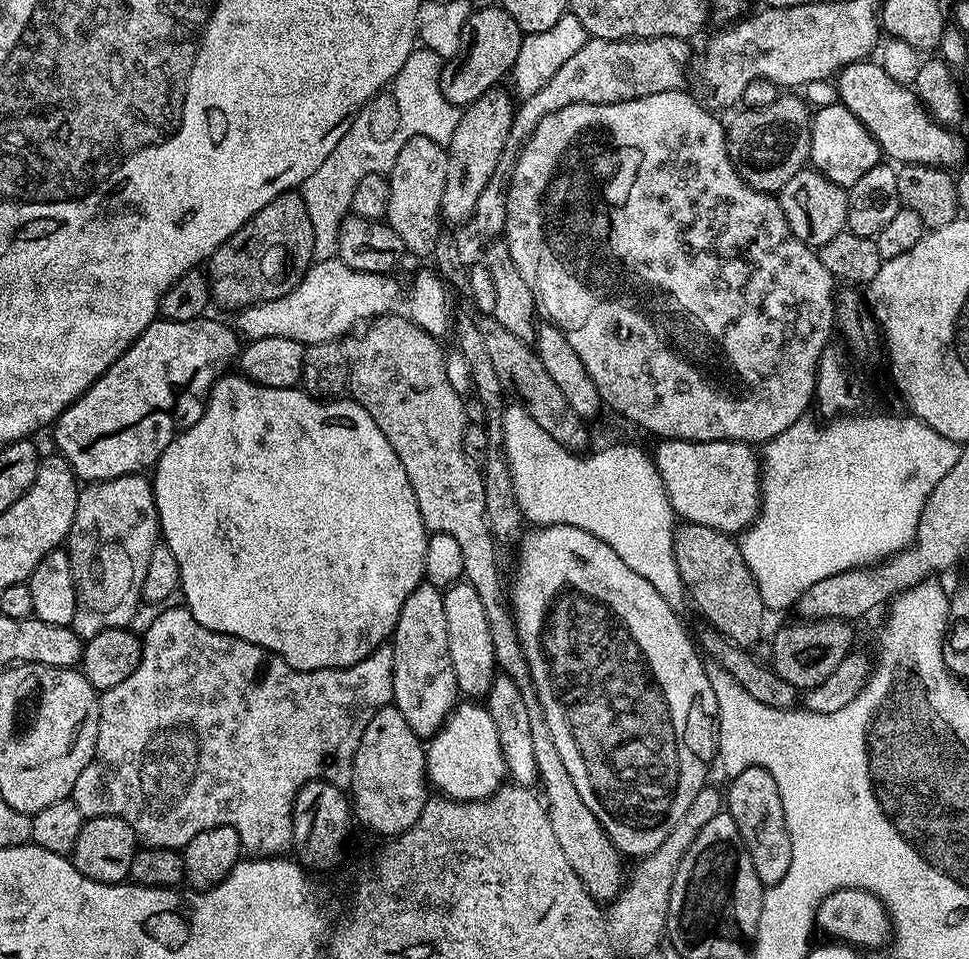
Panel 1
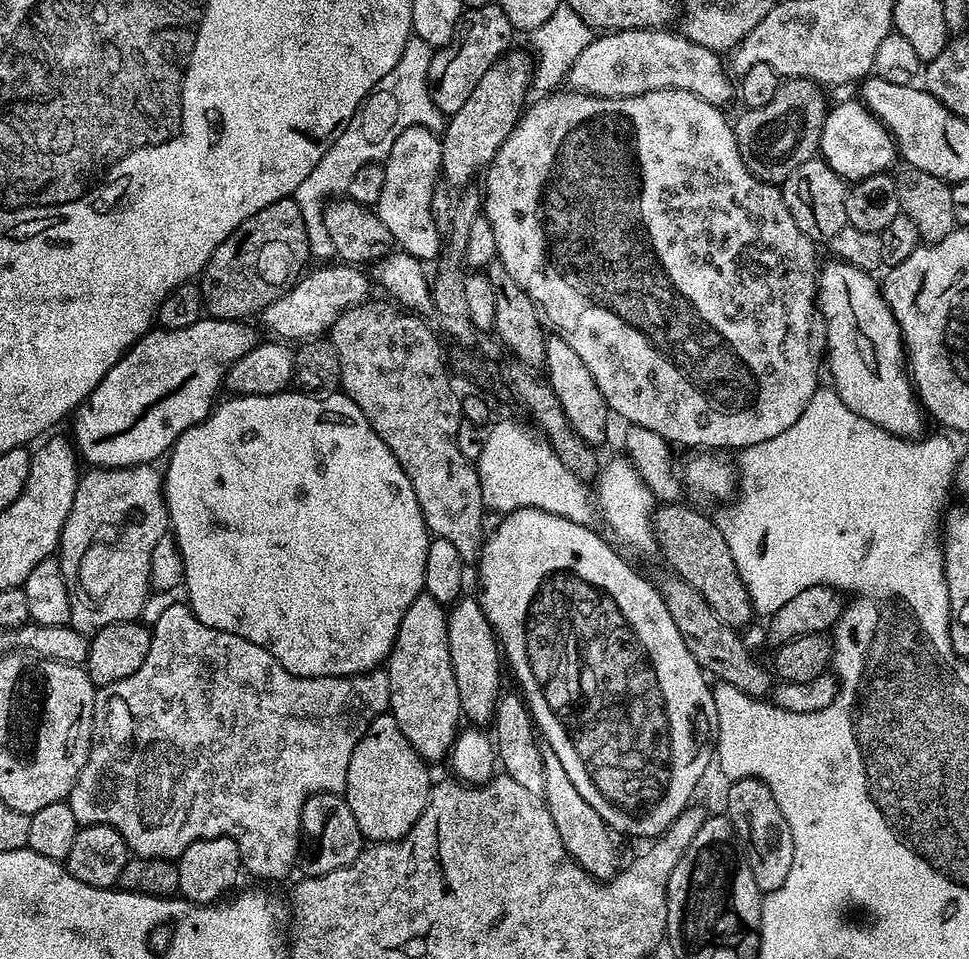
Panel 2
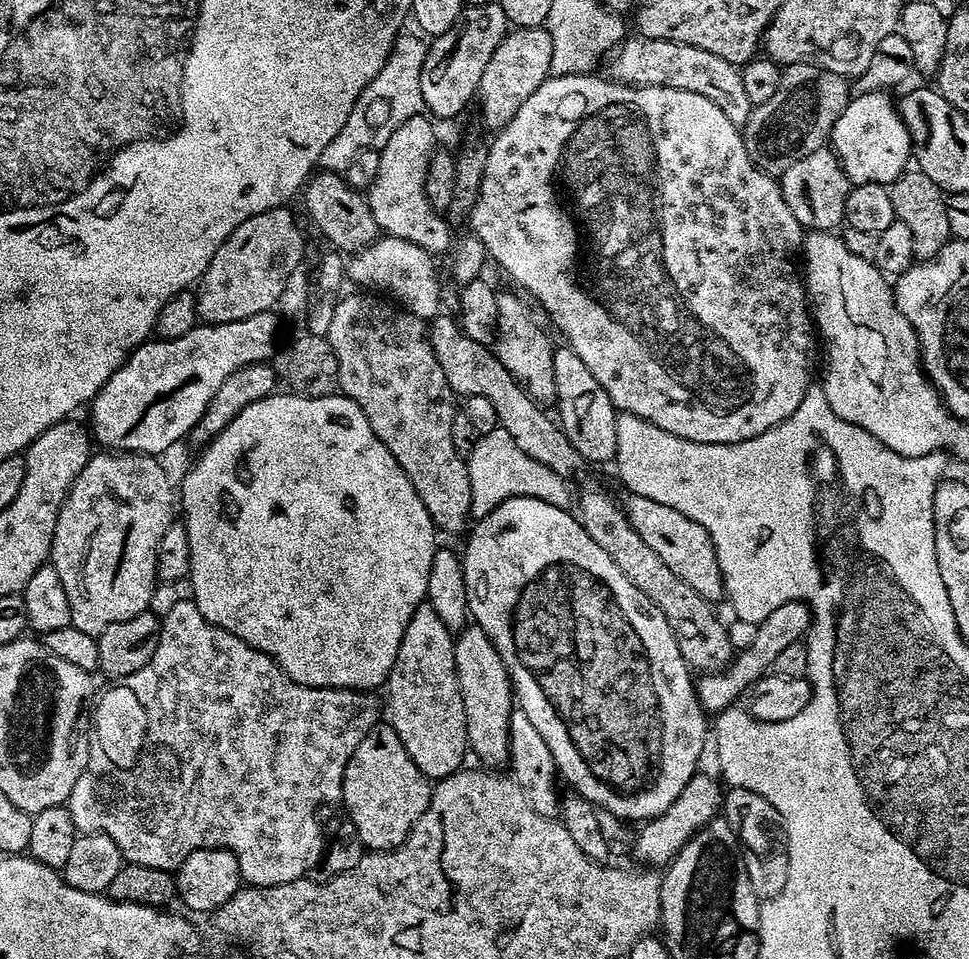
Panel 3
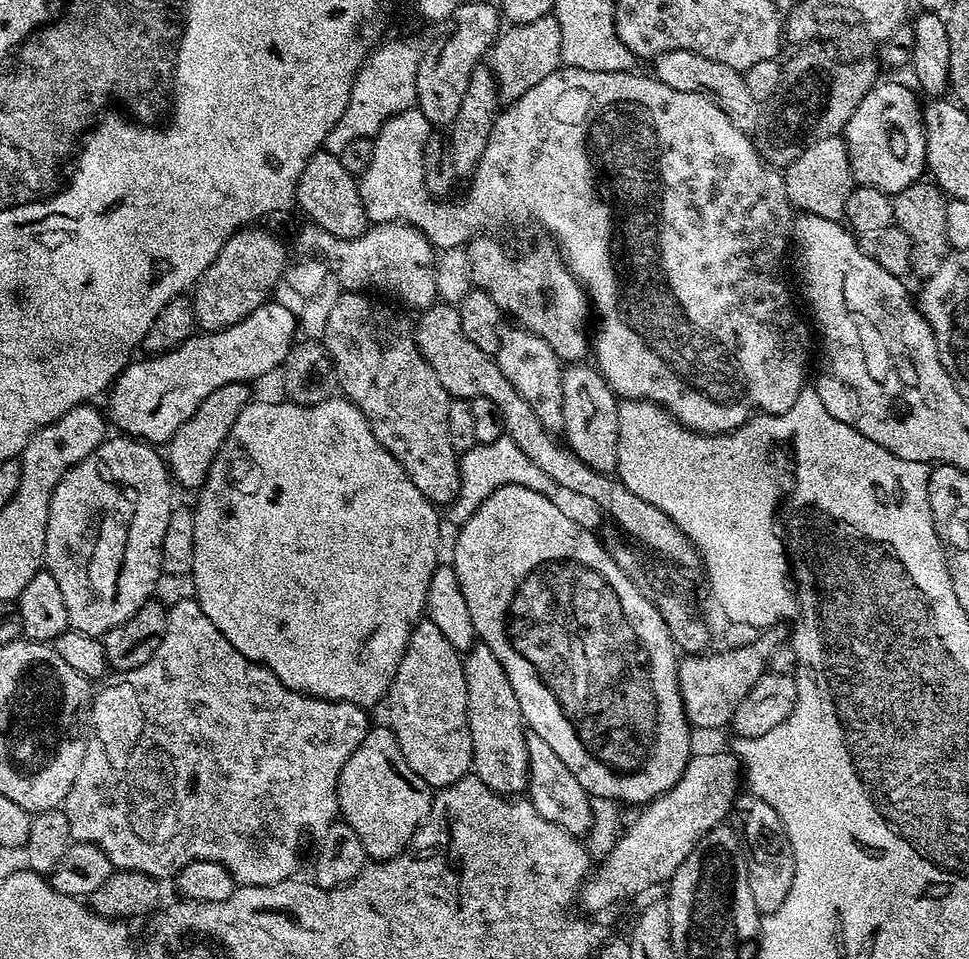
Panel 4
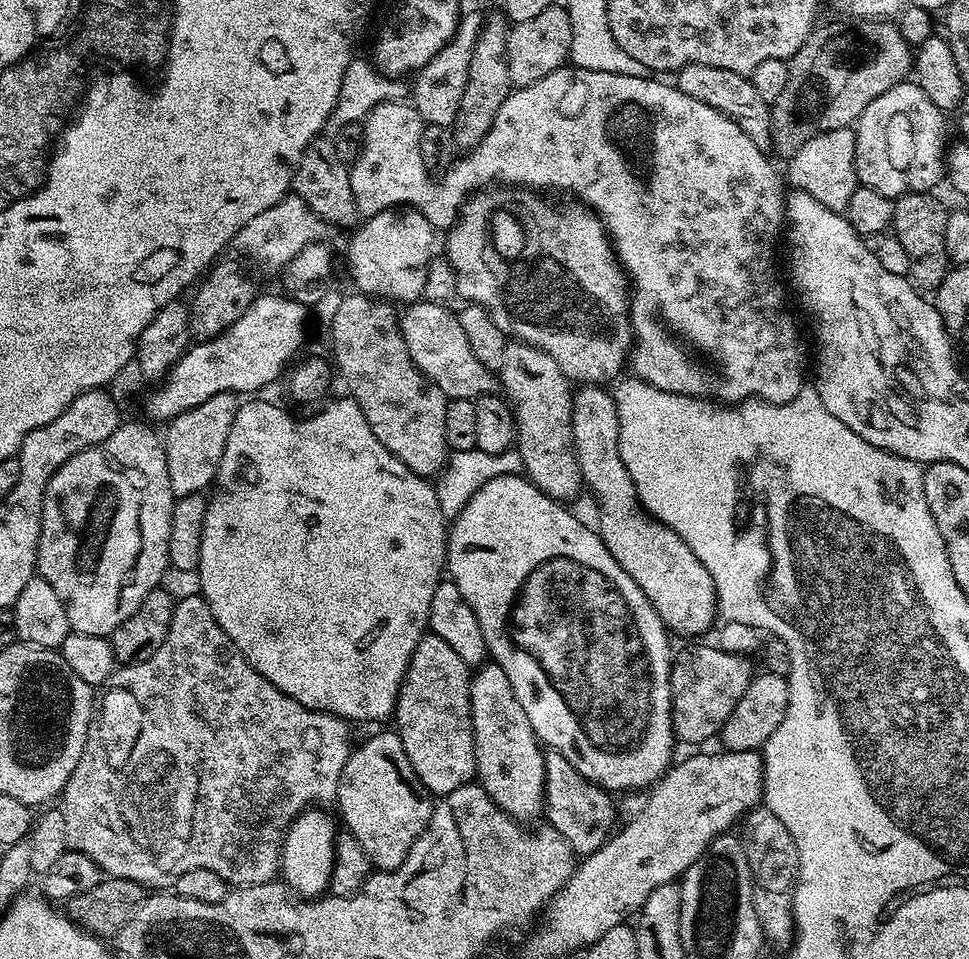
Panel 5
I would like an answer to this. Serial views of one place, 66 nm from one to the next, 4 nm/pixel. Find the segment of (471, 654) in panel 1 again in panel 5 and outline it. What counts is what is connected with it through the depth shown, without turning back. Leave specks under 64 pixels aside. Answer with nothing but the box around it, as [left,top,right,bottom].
[470,662,544,822]

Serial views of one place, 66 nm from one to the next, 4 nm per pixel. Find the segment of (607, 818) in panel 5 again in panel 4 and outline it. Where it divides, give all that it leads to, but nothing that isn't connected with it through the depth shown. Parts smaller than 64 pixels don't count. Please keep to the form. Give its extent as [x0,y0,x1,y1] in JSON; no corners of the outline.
[526,731,593,838]

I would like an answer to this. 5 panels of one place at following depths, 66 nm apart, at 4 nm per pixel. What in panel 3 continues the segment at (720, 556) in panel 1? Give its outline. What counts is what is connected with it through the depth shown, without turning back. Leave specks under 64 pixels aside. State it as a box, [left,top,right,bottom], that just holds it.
[622,491,726,602]

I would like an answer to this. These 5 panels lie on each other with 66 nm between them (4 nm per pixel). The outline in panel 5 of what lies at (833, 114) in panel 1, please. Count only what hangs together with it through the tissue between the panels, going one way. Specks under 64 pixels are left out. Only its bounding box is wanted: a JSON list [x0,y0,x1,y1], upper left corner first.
[856,82,946,198]

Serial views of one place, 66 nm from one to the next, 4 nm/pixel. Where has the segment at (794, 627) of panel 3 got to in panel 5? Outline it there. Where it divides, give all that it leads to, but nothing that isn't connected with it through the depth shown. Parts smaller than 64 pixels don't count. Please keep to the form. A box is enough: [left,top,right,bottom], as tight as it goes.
[670,642,754,744]

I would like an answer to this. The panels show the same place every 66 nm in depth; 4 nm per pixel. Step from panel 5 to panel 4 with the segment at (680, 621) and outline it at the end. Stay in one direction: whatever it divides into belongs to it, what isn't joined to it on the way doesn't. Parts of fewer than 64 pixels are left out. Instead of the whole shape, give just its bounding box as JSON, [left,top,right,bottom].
[563,362,620,473]

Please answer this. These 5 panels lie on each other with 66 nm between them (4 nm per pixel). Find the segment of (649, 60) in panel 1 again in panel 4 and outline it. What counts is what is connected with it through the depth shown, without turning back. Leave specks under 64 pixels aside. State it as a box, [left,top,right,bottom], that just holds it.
[654,50,761,134]

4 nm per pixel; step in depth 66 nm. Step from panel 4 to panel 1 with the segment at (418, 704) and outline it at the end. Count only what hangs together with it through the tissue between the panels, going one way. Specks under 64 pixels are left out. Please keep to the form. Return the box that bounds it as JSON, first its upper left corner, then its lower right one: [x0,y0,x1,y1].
[390,582,458,738]

